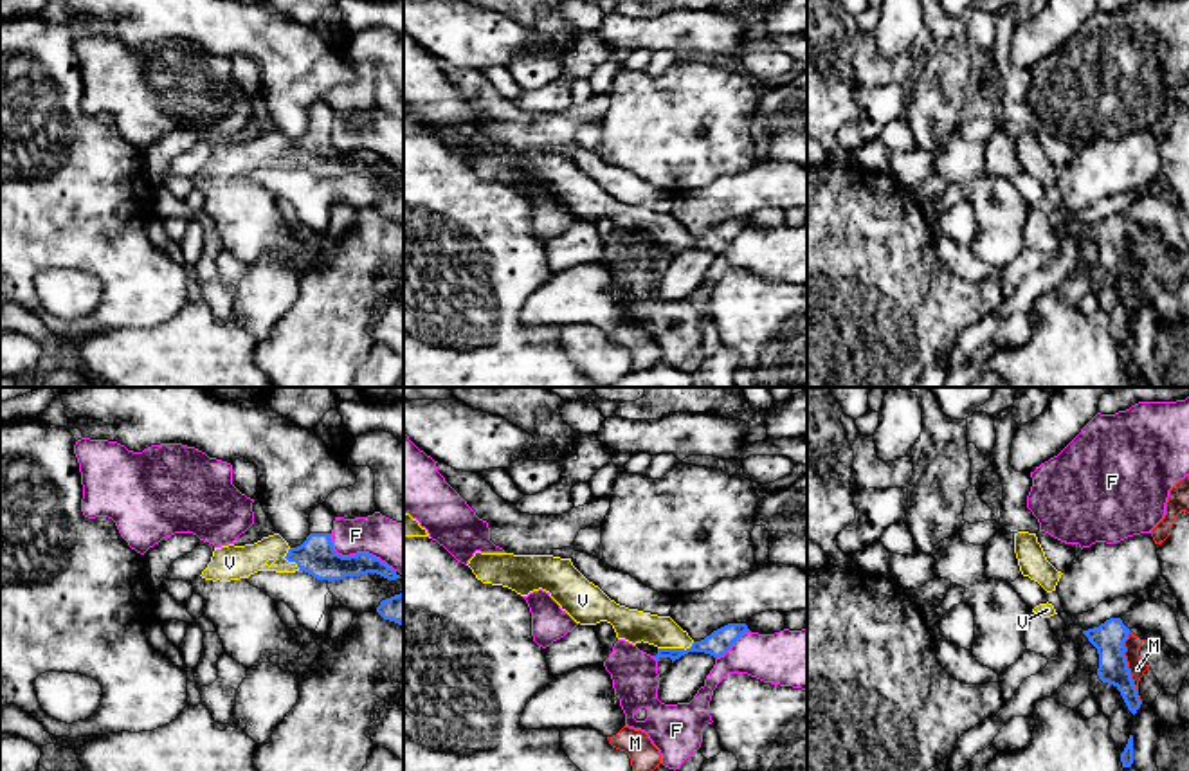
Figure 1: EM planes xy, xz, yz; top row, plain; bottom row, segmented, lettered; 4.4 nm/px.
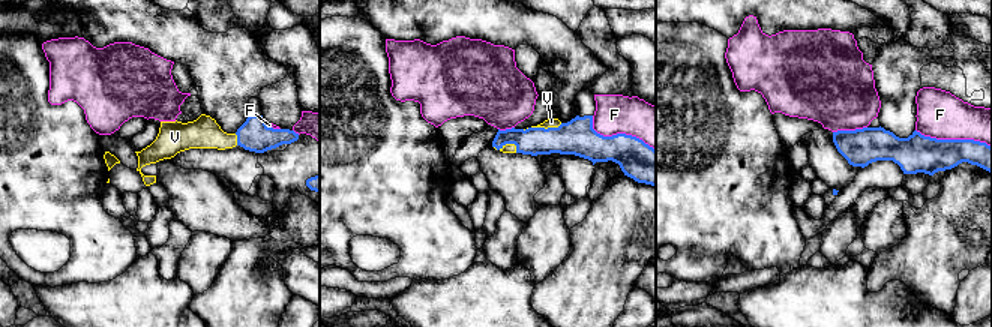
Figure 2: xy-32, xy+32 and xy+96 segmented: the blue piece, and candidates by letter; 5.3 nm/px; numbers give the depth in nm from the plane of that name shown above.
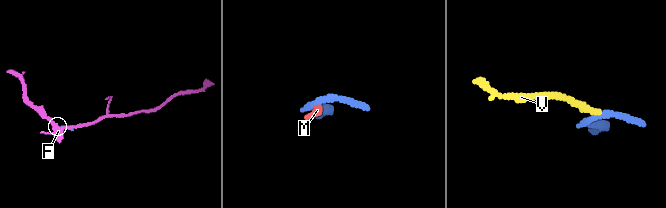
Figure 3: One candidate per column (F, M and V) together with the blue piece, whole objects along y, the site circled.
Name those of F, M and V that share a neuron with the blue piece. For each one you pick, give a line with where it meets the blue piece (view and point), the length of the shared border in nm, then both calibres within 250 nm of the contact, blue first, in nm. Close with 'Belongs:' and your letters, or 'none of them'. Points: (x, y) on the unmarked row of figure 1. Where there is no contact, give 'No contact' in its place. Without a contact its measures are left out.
V: Touches blue at xz (676, 245). Shared border 170 nm. Thickness 110 nm (blue) against 150 nm
Belongs: V

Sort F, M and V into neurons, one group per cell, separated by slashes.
F / M / V

